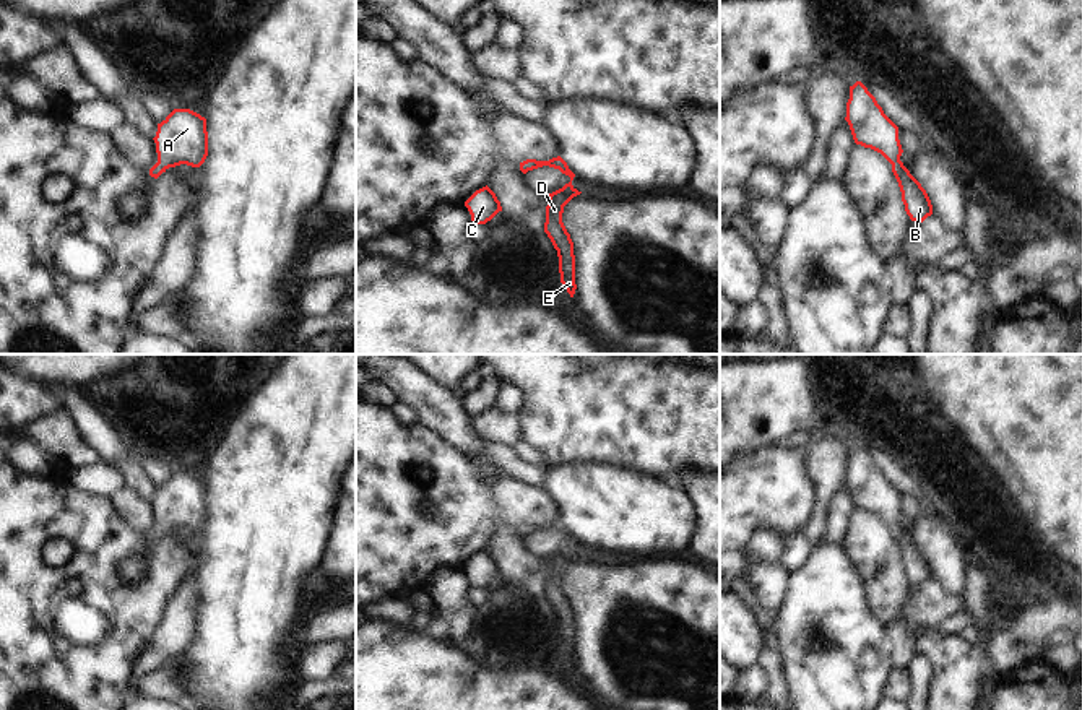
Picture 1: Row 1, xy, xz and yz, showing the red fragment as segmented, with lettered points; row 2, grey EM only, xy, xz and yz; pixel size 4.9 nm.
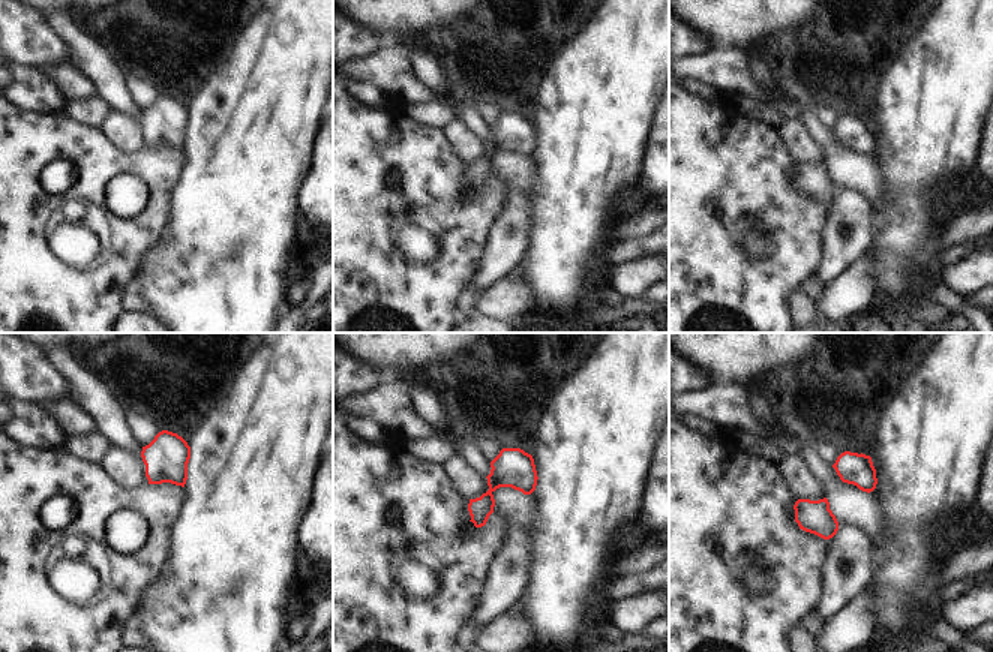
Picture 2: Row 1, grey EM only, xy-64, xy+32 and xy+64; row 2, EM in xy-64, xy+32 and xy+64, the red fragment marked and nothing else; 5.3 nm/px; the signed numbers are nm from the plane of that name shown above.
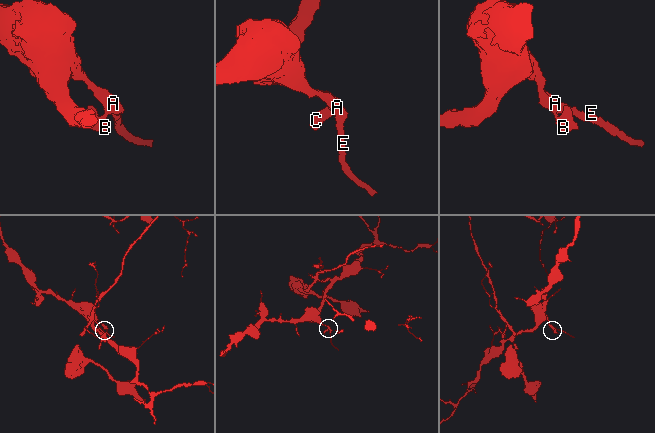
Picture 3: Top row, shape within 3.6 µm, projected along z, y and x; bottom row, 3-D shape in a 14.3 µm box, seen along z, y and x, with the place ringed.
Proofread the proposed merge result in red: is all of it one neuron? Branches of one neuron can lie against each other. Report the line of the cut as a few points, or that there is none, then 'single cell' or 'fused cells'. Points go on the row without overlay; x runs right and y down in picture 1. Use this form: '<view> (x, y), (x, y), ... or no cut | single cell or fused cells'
no cut | single cell

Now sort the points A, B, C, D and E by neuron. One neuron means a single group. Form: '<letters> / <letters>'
A B C D E

